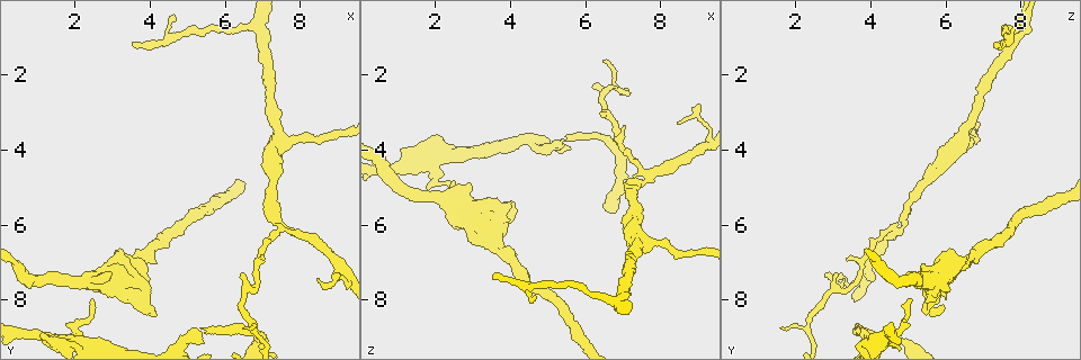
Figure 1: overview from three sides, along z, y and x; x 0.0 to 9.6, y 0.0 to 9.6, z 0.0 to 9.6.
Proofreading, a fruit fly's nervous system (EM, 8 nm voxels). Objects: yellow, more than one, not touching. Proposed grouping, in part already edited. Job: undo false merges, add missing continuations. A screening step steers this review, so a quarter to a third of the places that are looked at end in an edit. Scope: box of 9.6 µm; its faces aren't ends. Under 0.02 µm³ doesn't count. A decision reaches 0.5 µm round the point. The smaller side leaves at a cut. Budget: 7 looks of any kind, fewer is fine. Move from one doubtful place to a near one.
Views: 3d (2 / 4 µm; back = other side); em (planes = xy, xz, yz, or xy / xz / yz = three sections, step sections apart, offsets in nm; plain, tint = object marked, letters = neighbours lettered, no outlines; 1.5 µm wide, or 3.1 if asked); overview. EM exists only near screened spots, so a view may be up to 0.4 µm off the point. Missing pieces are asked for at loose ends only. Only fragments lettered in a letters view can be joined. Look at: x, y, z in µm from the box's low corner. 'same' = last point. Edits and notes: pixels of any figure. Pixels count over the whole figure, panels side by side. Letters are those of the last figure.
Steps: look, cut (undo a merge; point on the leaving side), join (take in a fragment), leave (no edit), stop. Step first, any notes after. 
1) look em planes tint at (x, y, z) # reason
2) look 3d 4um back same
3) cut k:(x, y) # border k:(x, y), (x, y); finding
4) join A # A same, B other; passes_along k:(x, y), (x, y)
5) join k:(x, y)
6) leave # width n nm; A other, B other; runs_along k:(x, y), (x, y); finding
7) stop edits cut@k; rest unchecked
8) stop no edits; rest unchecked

look 3d 4um at (3.90, 7.75, 5.55) # thick turns thin

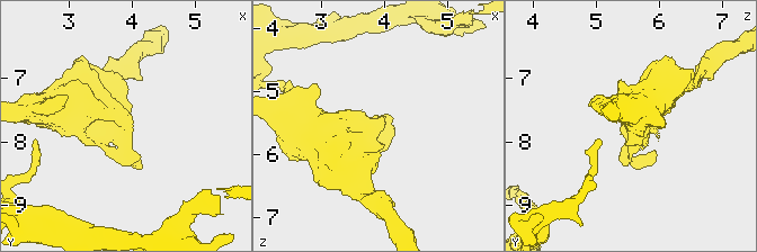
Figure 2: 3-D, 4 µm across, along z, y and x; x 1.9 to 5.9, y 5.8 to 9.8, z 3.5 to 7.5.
look em xy step 4 letters at (3.85, 7.75, 5.55) # shape alone is not enough

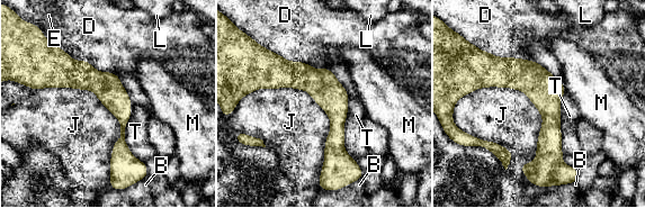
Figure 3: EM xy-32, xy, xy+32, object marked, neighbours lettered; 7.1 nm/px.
leave # longest_contact J 750 nm; B other, D other, E other, J other, L other, M other, T other; border 3:(463, 96), (527, 177); all the same neuron

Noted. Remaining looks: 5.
look 3d 4um at (7.45, 5.90, 4.90) # a fork

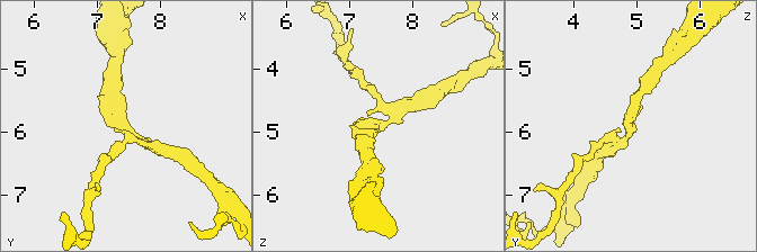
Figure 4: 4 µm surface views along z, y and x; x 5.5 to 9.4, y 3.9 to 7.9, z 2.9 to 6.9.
look em xz step 4 tint at (7.45, 5.85, 4.85) # arms 3

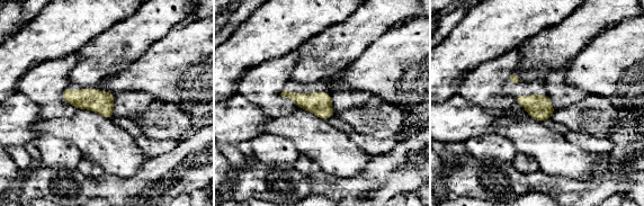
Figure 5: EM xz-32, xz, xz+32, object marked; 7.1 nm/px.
look em planes letters same

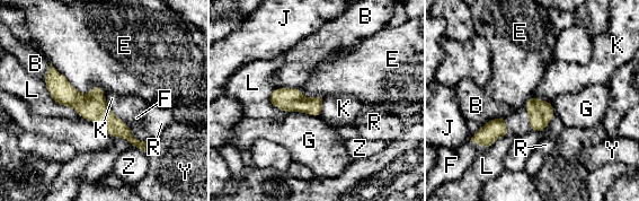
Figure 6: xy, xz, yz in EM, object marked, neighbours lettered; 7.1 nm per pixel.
leave # B other, E other, F other, G other, J other, K other, L other, R other, Y other, Z other; border 6:(49, 61), (83, 94), (104, 92); one neuron here

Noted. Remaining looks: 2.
look em xy step 8 letters at (3.55, 1.15, 7.35)

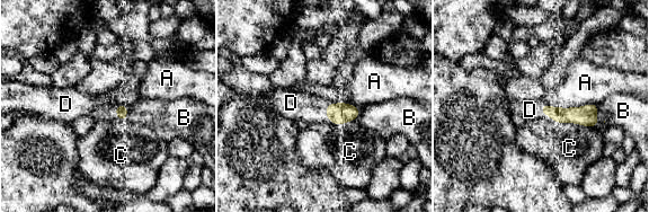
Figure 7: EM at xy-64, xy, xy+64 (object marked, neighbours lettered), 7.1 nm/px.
join D # A other, B other, C other, D same; passes_along 7:(577, 115), (543, 114), (530, 109); it goes on there

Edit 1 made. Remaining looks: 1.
stop edits join@7; rest unchecked

